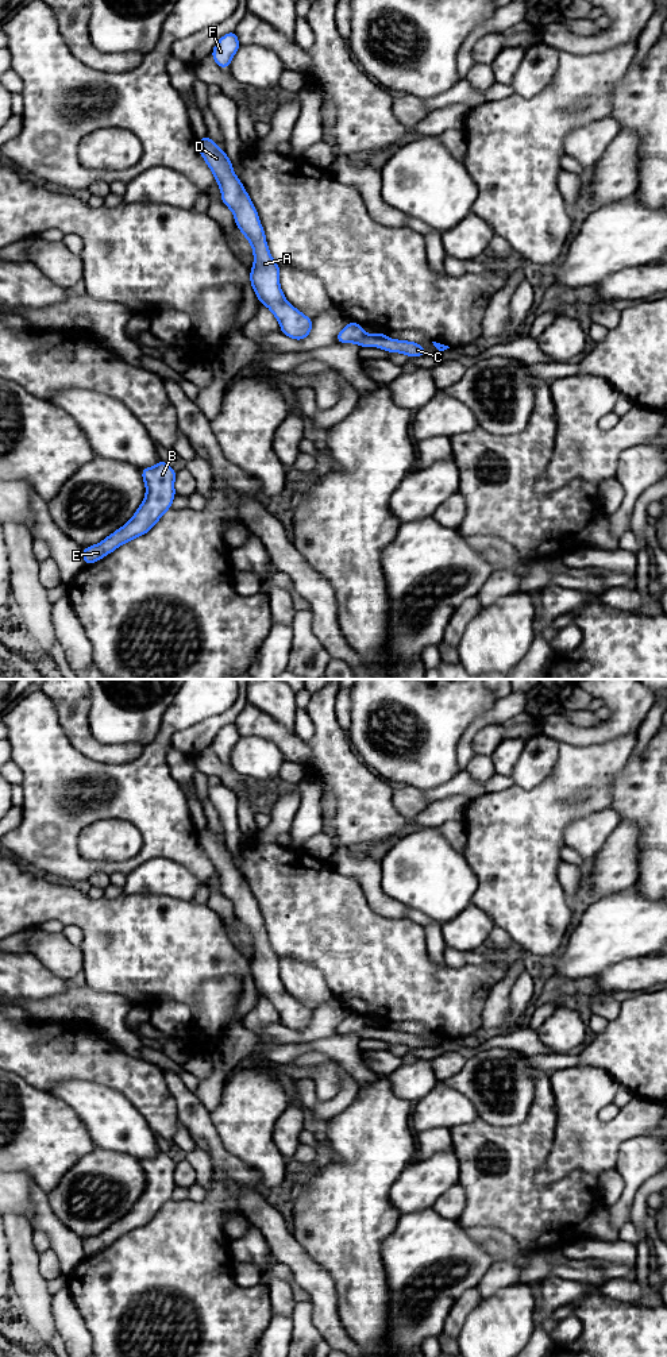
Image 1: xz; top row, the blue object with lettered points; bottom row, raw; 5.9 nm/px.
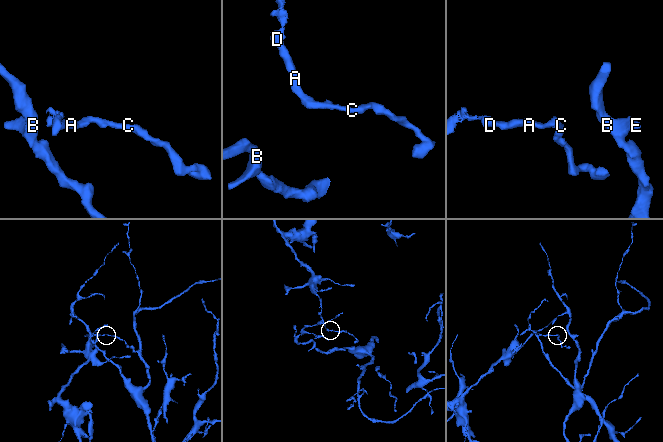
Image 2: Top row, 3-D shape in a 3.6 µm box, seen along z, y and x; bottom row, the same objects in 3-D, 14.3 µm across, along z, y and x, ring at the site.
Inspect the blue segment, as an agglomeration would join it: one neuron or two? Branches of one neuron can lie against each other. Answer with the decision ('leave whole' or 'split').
leave whole

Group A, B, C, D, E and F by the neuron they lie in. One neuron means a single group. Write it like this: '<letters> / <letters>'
A B C D E F

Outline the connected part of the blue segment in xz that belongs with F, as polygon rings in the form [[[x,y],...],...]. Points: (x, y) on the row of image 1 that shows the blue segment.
[[[235,31],[227,32],[224,36],[219,39],[216,46],[213,47],[212,58],[221,69],[225,69],[230,66],[232,57],[239,47],[240,43],[238,41]]]

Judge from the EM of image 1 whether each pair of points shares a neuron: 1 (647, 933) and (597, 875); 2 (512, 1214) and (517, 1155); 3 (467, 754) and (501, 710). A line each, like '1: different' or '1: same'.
1: different
2: same
3: same

